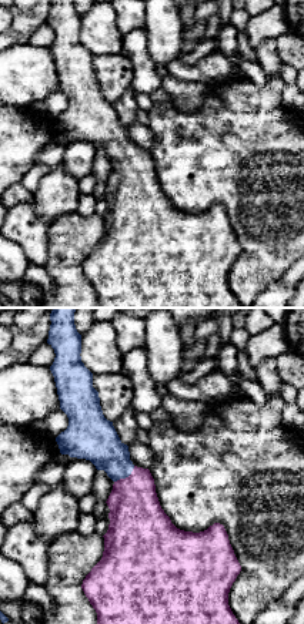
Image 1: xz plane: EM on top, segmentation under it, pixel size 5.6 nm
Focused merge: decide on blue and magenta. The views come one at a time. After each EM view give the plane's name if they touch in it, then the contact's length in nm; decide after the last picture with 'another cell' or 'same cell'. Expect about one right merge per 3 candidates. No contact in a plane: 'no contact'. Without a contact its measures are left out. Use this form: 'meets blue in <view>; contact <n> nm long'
meets blue in xz; contact 150 nm long

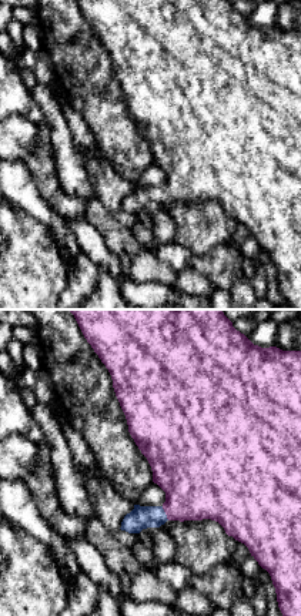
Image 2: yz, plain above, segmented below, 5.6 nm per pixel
meets blue in yz; contact 90 nm long

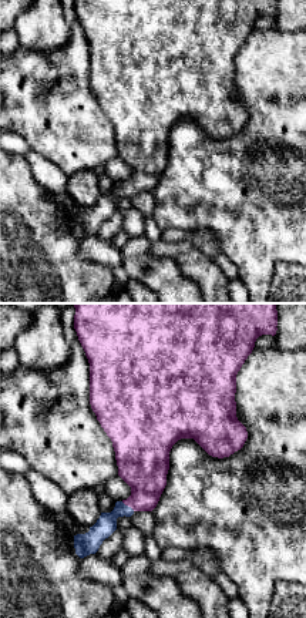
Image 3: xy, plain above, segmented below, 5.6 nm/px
meets blue in xy; contact 90 nm long

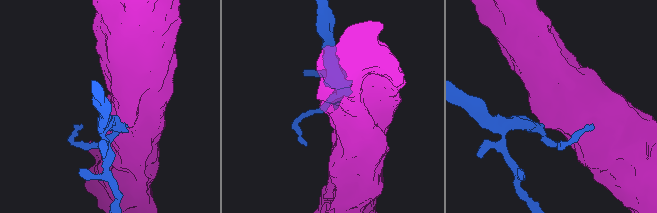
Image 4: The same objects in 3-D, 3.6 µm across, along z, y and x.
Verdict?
same cell

